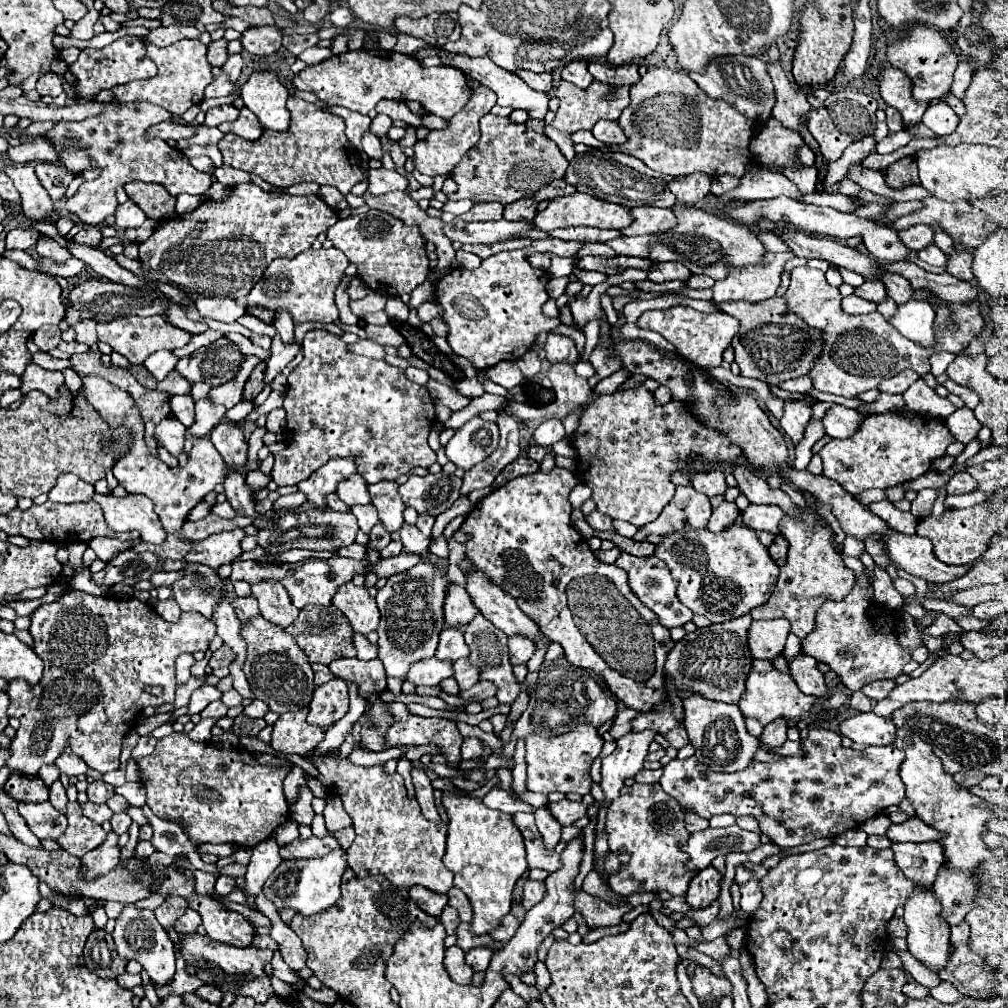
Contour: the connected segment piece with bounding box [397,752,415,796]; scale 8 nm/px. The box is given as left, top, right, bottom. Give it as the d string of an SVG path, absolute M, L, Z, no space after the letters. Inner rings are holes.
M403 752L401 758L399 758L399 764L397 764L397 772L403 776L403 780L405 780L405 788L409 790L409 796L415 794L415 790L413 790L413 782L411 782L411 768L413 768L413 764L405 758L405 752Z

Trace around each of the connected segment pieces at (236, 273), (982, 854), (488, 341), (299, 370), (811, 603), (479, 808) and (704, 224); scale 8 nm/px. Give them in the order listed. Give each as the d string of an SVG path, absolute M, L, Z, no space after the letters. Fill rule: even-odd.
M237 184L235 188L231 188L225 200L205 200L193 212L185 212L159 224L155 232L139 244L139 260L151 270L163 274L171 284L179 286L181 290L191 290L199 296L235 298L245 304L245 296L251 292L255 282L263 276L265 268L275 258L291 258L311 248L317 236L321 232L327 232L337 220L337 212L331 210L319 196L267 194L257 184Z
M899 728L893 746L905 752L905 760L899 768L899 776L905 784L907 798L911 800L917 816L923 822L927 822L929 826L947 834L941 840L941 844L945 848L945 858L947 858L949 866L955 870L977 872L981 862L993 860L991 850L981 840L981 834L987 832L985 822L989 818L995 818L993 804L989 804L989 808L985 808L987 802L983 798L973 796L965 788L957 786L953 782L953 776L943 772L943 766L941 766L939 758L933 754L933 748L927 742L923 742L915 732Z
M557 238L537 239L533 241L529 248L507 250L507 252L493 254L493 256L485 258L481 262L481 266L475 268L475 270L455 268L447 276L443 276L435 284L435 288L437 288L435 298L445 310L443 320L445 320L447 328L449 328L447 344L453 348L453 352L467 358L477 372L487 370L487 368L495 366L497 362L501 362L501 360L517 360L525 352L529 352L533 348L535 338L537 338L537 334L541 330L553 330L561 322L559 322L559 318L547 318L543 314L543 304L549 300L547 292L545 292L547 272L541 272L541 270L533 268L527 258L536 252L551 252L559 257L574 258L579 252L579 246L585 246L585 242Z
M325 330L307 332L303 350L305 354L301 364L287 378L287 392L283 402L287 412L287 448L275 454L275 466L271 470L271 480L277 486L299 484L329 458L337 456L355 458L357 472L367 480L367 484L397 480L411 468L429 468L437 460L435 452L427 444L429 430L435 422L435 406L425 386L411 382L405 370L391 366L385 360L351 354L341 336L333 336Z
M805 494L803 498L807 502L807 508L799 508L799 518L785 514L779 522L779 532L789 542L789 550L787 562L781 566L775 590L769 602L751 610L753 620L787 618L791 622L791 632L799 638L805 638L815 628L815 610L825 600L843 600L855 584L855 572L849 570L835 552L829 528L817 522L819 504L815 498L811 498L811 494Z
M443 792L443 806L449 814L449 832L447 832L447 852L445 852L445 866L455 874L455 886L461 888L471 906L473 906L473 922L471 930L473 934L489 934L493 928L499 926L501 918L509 914L511 910L511 894L515 888L515 882L527 872L527 860L525 860L525 844L519 828L513 822L511 814L503 814L499 810L487 808L479 798L471 798L465 792Z
M679 204L671 210L677 218L677 226L675 226L675 230L669 230L667 234L657 234L657 240L651 242L651 254L647 256L649 260L681 262L693 274L707 274L713 280L725 278L729 274L729 266L749 266L749 264L763 262L765 248L755 238L755 234L749 228L745 228L745 224L731 222L727 218L719 218L697 206Z

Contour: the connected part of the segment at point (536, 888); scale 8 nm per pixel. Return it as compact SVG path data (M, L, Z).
M527 880L525 882L525 890L523 890L523 908L525 910L531 910L531 906L539 904L543 900L543 894L547 890L543 890L543 882L533 882L533 880Z

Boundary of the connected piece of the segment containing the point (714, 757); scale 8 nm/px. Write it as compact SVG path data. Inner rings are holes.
M691 694L683 700L683 726L687 728L689 740L695 746L699 762L717 772L737 772L753 762L759 746L759 738L745 730L745 718L737 704L723 704L707 700L701 694Z

